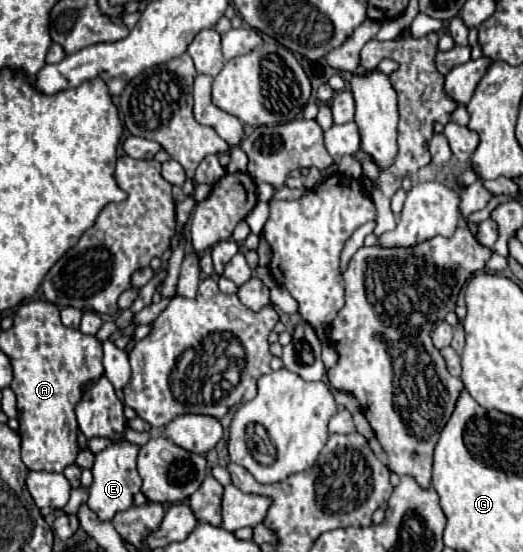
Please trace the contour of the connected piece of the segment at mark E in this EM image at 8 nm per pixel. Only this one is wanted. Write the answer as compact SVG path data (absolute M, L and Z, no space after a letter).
M128 441L112 443L102 453L96 455L96 461L92 465L94 479L88 489L88 507L100 517L100 521L112 521L116 513L126 511L134 505L134 495L140 491L140 483L142 483L136 471L136 455L138 455L138 447Z

